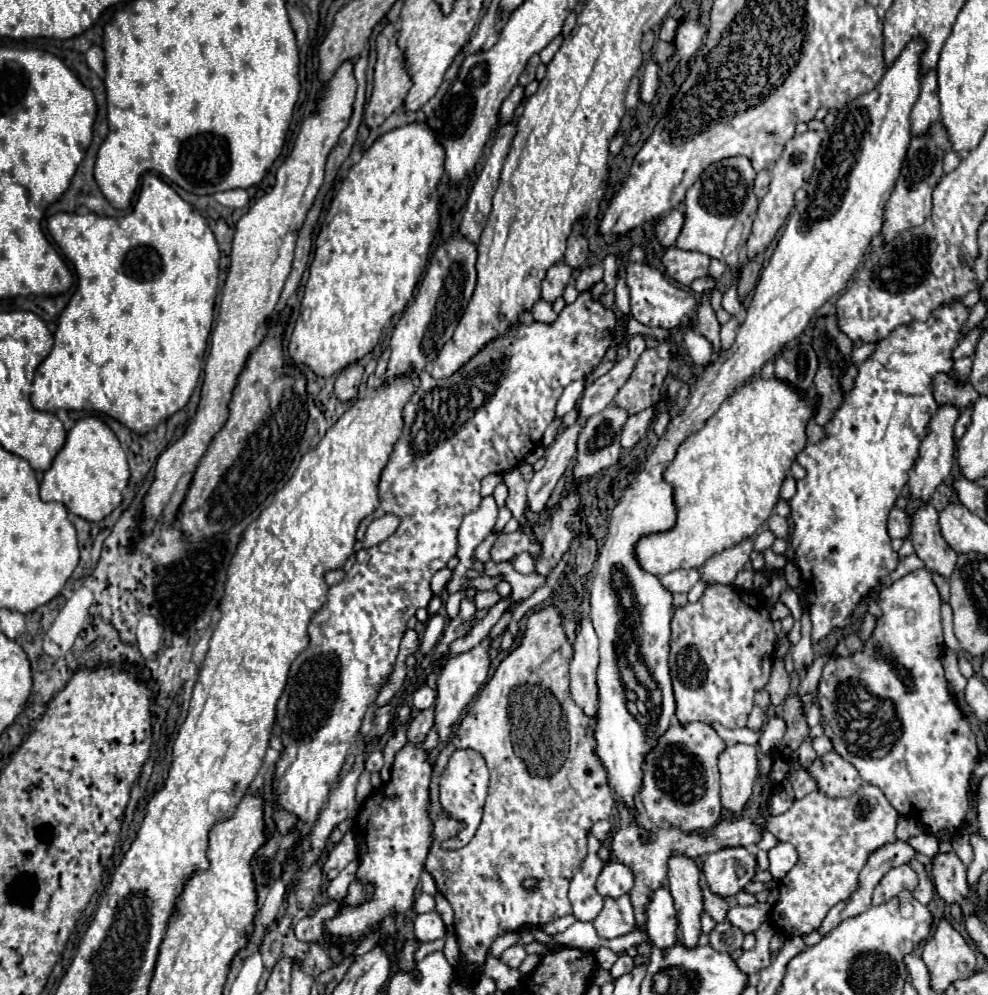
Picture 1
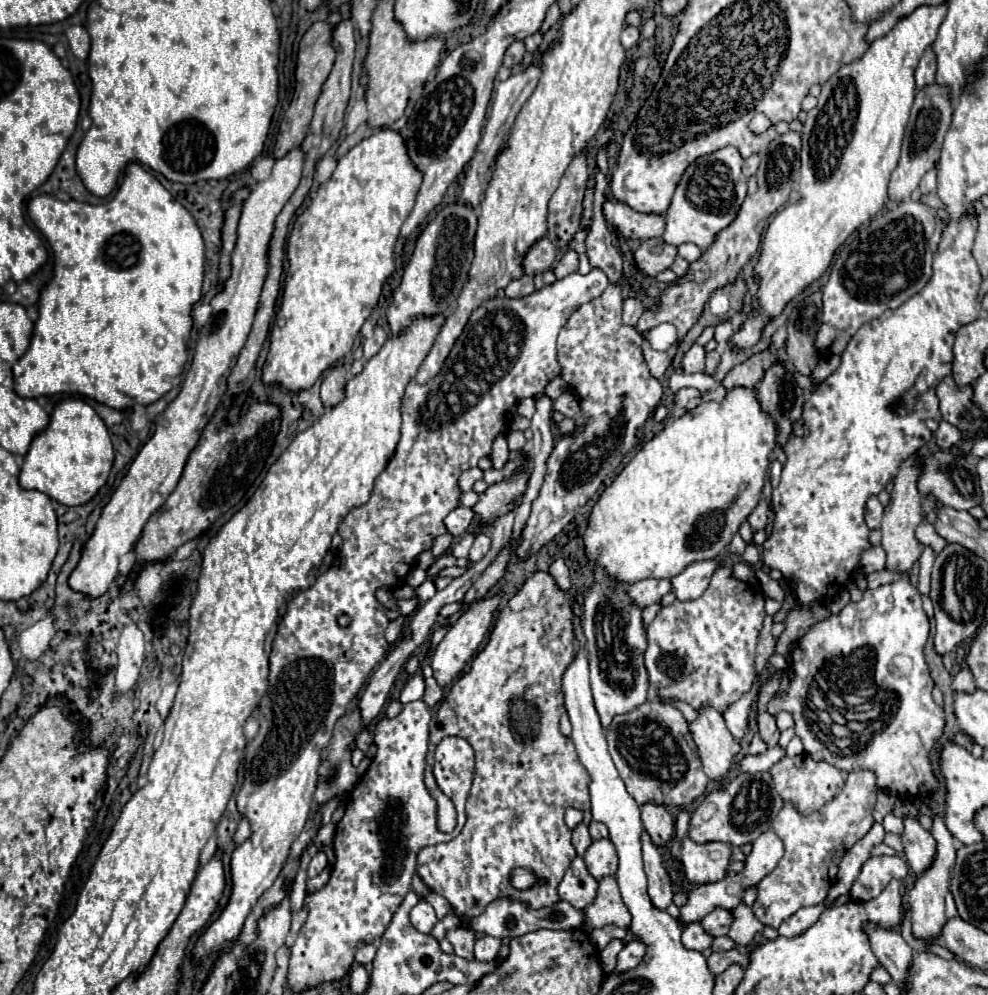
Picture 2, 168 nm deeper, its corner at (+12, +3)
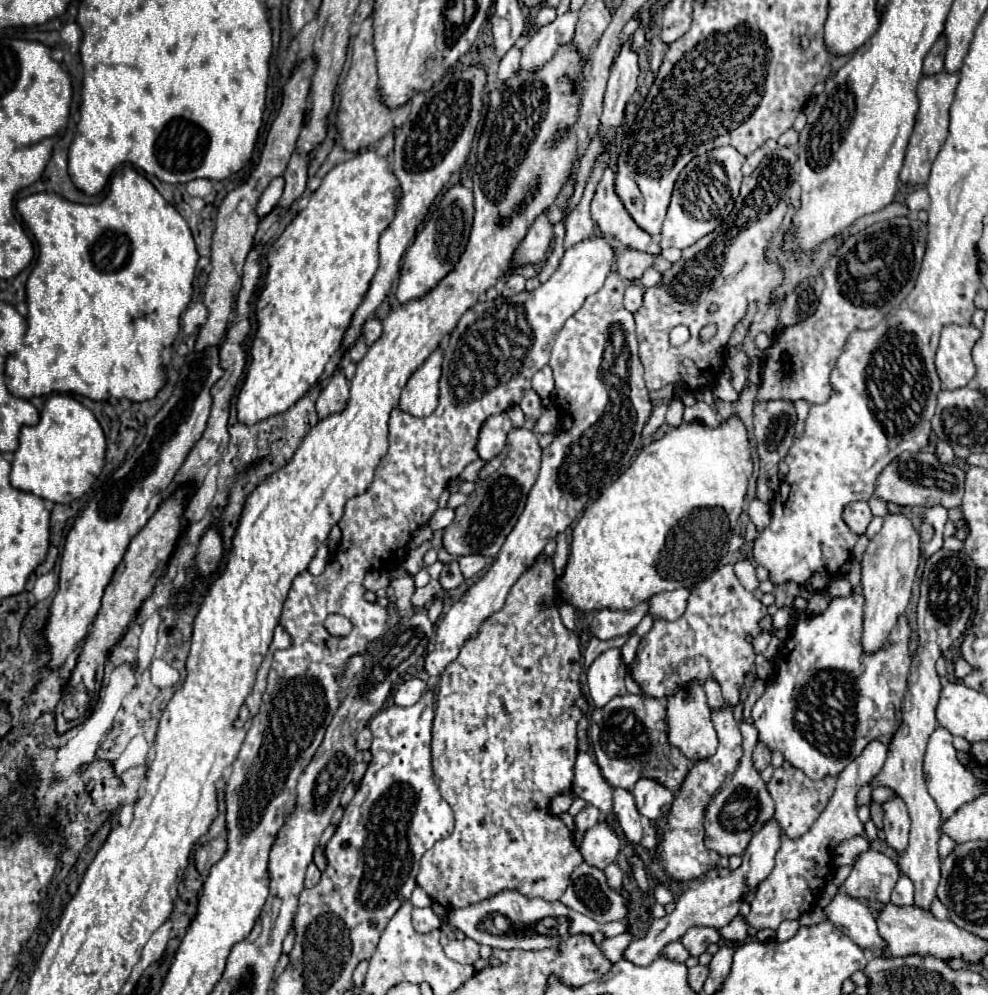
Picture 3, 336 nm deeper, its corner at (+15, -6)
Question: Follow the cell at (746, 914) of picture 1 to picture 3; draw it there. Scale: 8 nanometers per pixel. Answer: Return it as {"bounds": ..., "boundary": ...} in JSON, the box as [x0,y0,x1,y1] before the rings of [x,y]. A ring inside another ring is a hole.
{"bounds":[681,927,721,957],"boundary":[[[693,927],[693,929],[689,929],[689,931],[683,935],[681,943],[689,949],[691,955],[697,957],[697,955],[705,953],[711,943],[719,943],[719,939],[721,939],[721,935],[719,935],[719,931],[713,929],[713,927]]]}

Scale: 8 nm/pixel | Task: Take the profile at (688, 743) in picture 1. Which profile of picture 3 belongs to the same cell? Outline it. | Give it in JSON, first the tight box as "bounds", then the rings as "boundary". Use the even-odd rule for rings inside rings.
{"bounds":[591,695,689,793],"boundary":[[[621,695],[609,701],[605,709],[591,713],[591,747],[603,777],[611,787],[633,793],[639,779],[653,779],[677,793],[689,773],[689,761],[667,741],[667,709],[659,699],[647,695]]]}

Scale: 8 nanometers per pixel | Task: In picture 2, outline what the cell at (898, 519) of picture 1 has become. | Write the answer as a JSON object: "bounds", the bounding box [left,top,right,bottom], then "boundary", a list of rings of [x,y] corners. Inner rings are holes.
{"bounds":[864,496,884,530],"boundary":[[[870,496],[868,502],[866,502],[866,508],[864,508],[864,520],[866,520],[866,526],[868,526],[870,530],[880,528],[882,512],[884,512],[884,508],[882,508],[882,504],[878,502],[878,498],[876,498],[876,496]]]}

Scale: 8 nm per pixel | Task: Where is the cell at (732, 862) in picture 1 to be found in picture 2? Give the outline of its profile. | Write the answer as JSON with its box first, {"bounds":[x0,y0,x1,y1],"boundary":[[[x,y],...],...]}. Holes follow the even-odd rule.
{"bounds":[680,836,732,884],"boundary":[[[686,836],[682,840],[682,856],[680,856],[684,876],[694,884],[722,880],[728,872],[730,850],[732,846],[724,842],[696,844]]]}

